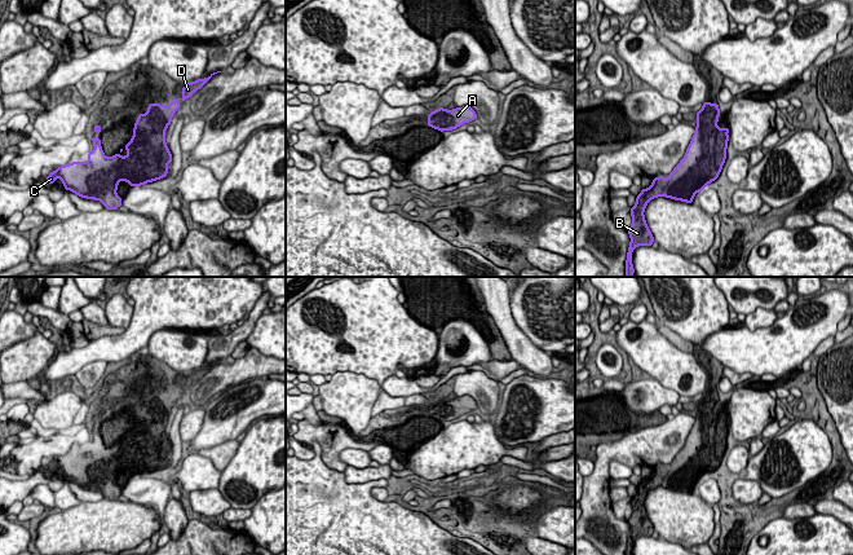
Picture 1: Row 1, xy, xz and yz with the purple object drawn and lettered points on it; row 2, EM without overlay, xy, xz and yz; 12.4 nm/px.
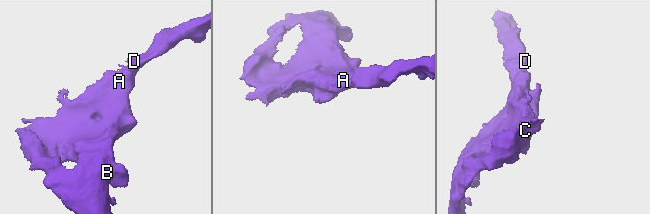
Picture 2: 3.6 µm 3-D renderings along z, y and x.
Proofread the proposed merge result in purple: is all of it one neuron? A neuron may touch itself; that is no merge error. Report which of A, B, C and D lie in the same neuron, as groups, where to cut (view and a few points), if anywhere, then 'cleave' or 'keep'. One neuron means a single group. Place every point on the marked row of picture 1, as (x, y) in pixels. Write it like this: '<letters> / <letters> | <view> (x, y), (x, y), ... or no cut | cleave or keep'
A B C D | no cut | keep

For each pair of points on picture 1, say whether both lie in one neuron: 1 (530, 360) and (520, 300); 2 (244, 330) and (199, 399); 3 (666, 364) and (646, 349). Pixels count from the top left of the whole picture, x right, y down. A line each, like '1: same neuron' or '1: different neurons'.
1: different neurons
2: different neurons
3: same neuron

